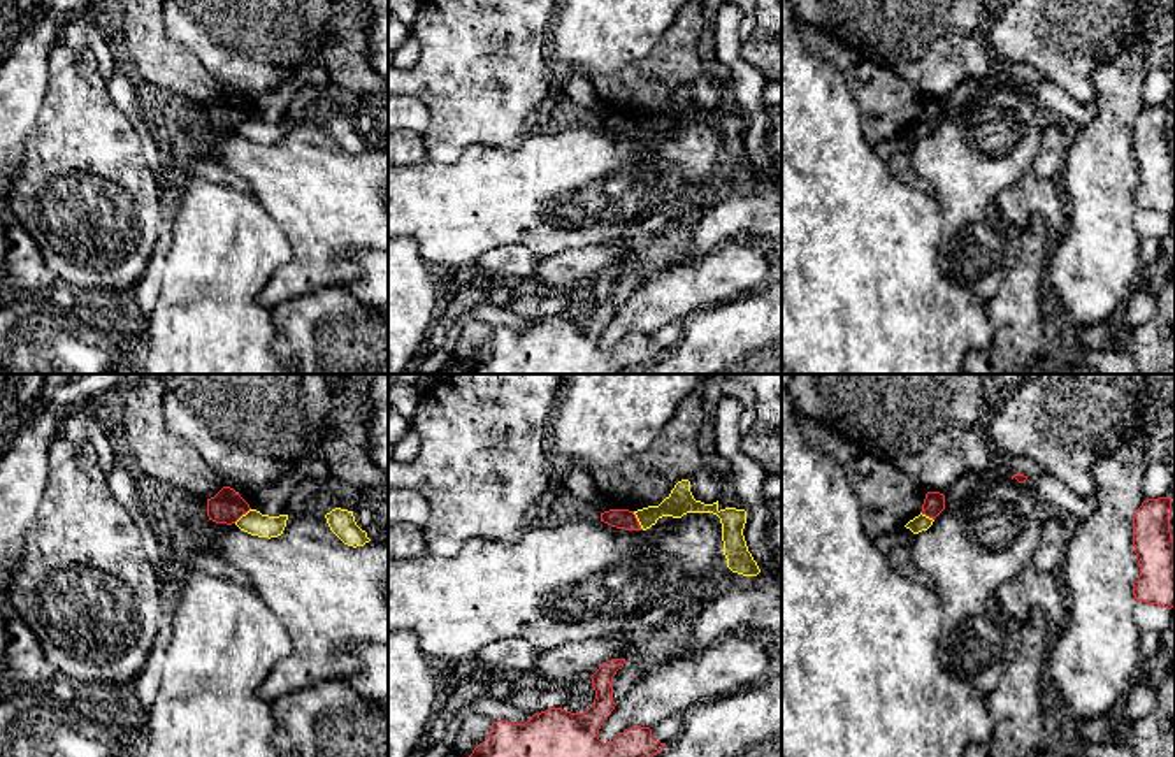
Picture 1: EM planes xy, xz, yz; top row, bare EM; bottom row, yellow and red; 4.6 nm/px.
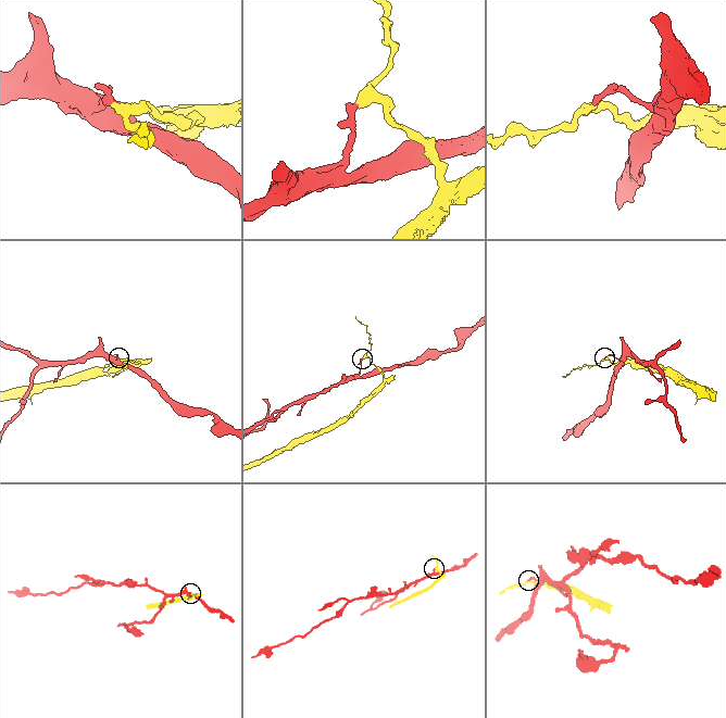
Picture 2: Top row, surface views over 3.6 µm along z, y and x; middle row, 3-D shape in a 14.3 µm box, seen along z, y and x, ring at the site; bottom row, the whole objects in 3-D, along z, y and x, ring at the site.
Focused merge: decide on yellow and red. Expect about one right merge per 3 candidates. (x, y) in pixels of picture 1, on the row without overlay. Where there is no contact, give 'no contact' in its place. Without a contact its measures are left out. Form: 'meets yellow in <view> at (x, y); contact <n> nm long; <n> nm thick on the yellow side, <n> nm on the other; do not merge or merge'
meets yellow in xz at (638, 127); contact 90 nm long; 120 nm thick on the yellow side, 100 nm on the other; do not merge

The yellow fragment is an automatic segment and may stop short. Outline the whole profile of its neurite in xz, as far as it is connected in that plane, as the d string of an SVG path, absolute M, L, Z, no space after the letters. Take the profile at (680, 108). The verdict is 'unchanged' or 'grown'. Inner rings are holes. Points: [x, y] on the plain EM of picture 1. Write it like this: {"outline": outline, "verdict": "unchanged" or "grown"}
{"outline": "M681 86L674 91L671 100L659 111L648 112L634 118L643 137L650 135L662 123L681 125L687 119L713 119L722 130L722 148L724 162L727 165L727 174L732 179L743 183L757 183L761 179L757 169L748 158L743 135L746 130L746 118L736 114L718 114L718 107L713 111L704 111L696 107L690 98L690 88Z", "verdict": "unchanged"}

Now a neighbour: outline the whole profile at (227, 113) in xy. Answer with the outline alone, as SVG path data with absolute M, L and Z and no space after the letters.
M223 93L214 104L207 105L207 123L216 130L232 132L249 116L249 111L230 93Z

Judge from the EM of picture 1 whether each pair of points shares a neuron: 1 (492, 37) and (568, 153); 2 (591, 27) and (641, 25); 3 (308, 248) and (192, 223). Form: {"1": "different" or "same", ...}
{"1": "different", "2": "same", "3": "different"}

